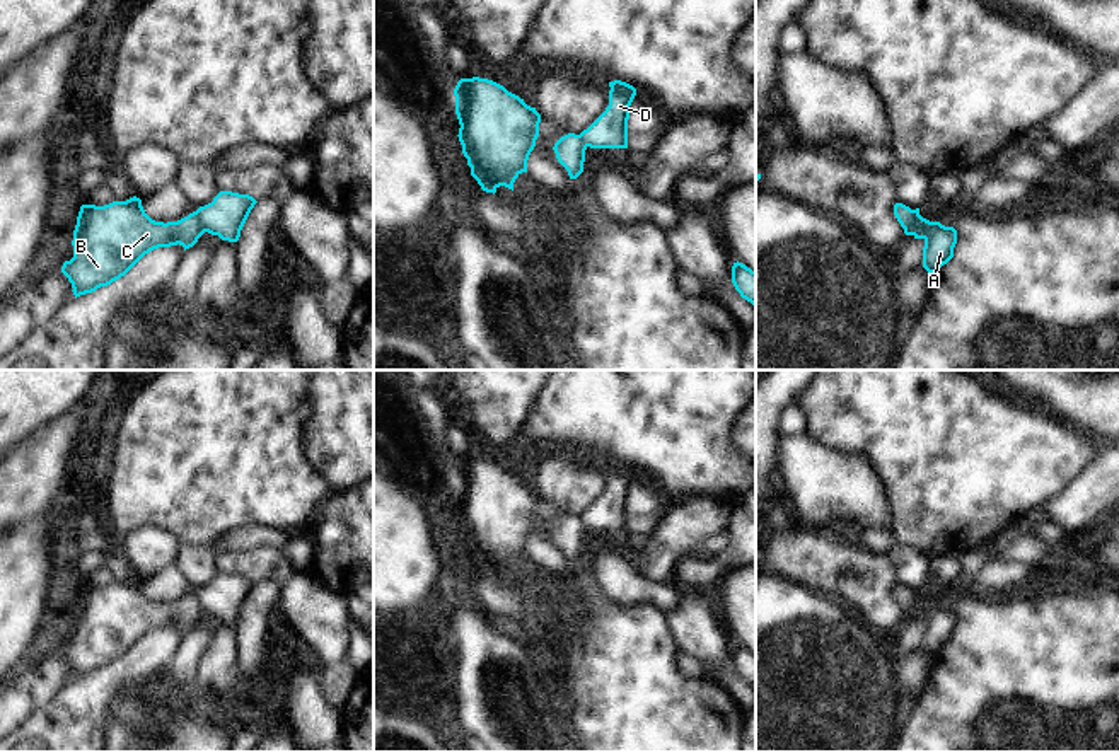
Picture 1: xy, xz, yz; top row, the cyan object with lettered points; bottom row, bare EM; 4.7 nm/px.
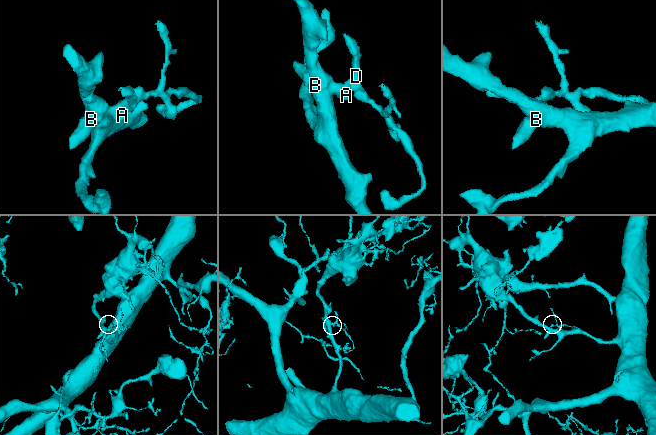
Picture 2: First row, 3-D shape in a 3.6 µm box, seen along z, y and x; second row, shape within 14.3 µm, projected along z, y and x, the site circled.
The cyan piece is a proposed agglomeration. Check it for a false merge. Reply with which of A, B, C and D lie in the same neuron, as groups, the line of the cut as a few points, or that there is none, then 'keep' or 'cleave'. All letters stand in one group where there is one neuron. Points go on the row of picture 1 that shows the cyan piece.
A B C / D; cut in xy along (197, 210), (205, 231); cleave

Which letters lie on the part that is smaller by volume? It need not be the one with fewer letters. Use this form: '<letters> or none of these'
D

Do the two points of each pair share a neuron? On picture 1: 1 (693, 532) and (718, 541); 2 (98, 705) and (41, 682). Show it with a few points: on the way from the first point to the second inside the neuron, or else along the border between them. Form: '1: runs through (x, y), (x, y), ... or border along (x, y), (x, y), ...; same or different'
1: border along (727, 529), (710, 534), (696, 548); different
2: border along (75, 681), (46, 708), (36, 710); different

